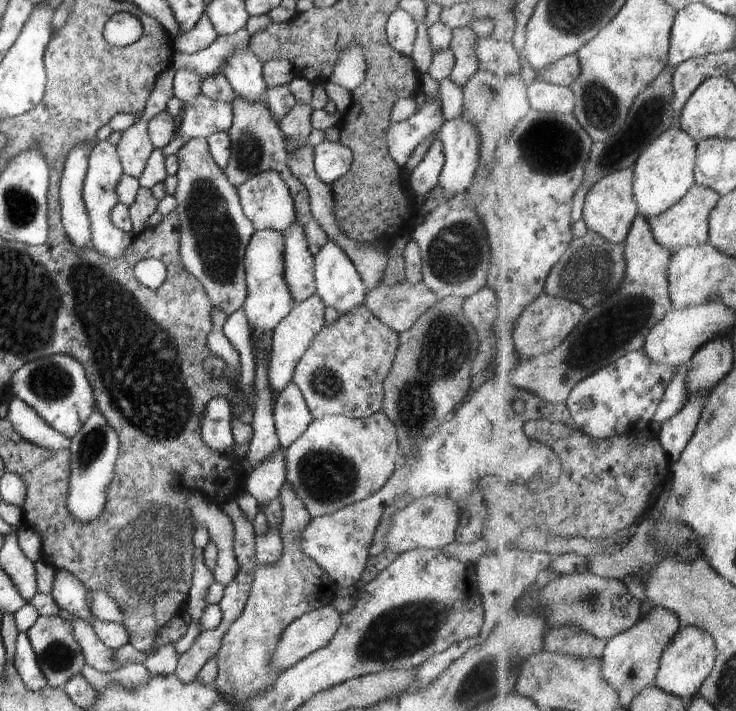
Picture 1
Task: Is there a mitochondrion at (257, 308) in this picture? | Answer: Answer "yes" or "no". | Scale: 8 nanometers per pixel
no

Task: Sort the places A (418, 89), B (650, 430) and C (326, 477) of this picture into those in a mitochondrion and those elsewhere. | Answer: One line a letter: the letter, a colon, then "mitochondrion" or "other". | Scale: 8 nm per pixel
A: other
B: other
C: mitochondrion

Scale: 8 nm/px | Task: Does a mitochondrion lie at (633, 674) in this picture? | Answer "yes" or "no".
yes

